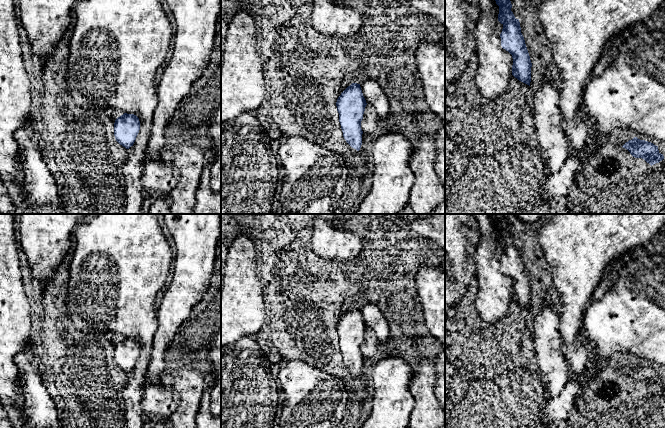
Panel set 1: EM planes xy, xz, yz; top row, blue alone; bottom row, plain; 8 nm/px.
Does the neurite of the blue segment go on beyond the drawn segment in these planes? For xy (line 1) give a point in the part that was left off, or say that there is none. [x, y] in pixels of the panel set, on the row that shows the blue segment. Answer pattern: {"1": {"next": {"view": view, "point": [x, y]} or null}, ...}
{"1": {"next": null}}

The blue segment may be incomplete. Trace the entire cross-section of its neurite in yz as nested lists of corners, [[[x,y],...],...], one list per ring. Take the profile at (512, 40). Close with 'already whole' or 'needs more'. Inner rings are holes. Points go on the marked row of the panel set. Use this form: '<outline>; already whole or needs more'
[[[495,0],[499,6],[498,21],[503,25],[500,34],[501,46],[513,58],[512,75],[519,81],[530,86],[532,63],[521,33],[519,19],[511,11],[510,0]]]; already whole

